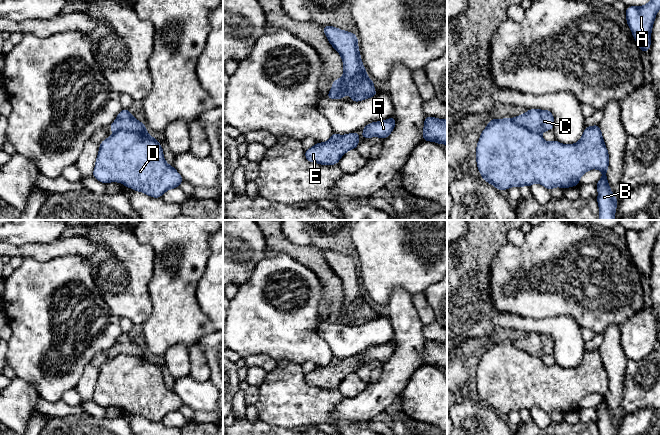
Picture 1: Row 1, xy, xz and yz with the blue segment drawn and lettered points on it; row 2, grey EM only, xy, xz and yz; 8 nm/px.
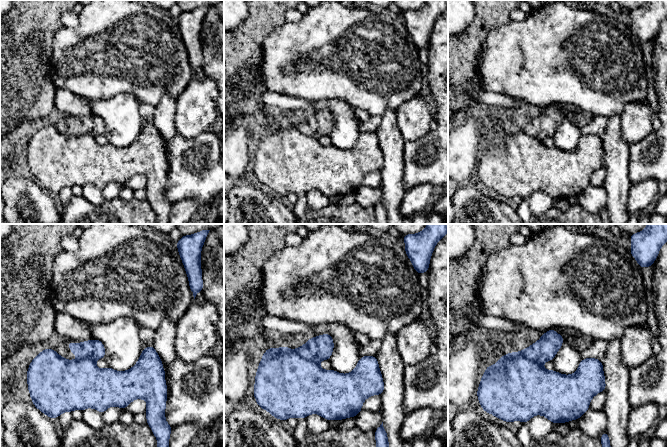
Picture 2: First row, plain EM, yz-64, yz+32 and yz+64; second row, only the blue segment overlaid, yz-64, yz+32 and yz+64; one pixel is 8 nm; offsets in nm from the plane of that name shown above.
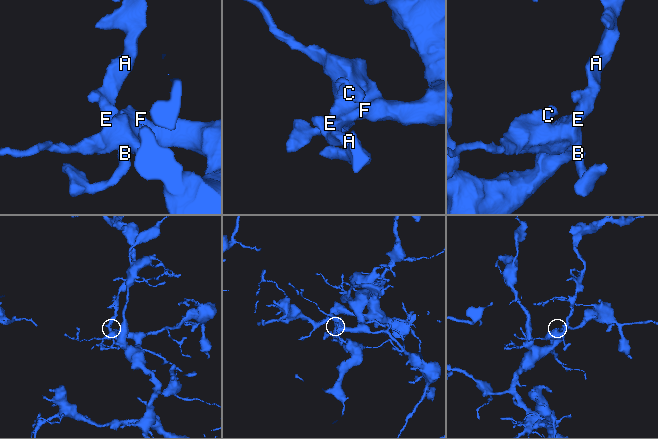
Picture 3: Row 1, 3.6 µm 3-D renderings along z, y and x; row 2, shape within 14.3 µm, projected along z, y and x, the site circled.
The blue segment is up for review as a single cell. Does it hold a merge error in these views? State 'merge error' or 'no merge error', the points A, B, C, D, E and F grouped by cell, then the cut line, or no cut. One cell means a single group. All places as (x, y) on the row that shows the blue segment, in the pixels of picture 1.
merge error; groups A B D E F / C; cut xy (115, 130), (122, 129), (147, 133)

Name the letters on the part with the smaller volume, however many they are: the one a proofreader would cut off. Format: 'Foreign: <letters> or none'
Foreign: C

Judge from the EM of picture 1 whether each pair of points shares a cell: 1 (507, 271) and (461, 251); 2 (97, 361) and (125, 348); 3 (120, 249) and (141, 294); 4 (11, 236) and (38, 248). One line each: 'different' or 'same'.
1: different
2: same
3: same
4: different

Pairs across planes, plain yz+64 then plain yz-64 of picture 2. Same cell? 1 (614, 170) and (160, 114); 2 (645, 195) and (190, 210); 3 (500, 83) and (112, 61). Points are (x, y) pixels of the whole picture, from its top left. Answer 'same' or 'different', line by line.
1: same
2: same
3: same

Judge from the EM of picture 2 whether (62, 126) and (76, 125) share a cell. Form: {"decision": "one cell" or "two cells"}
{"decision": "one cell"}

